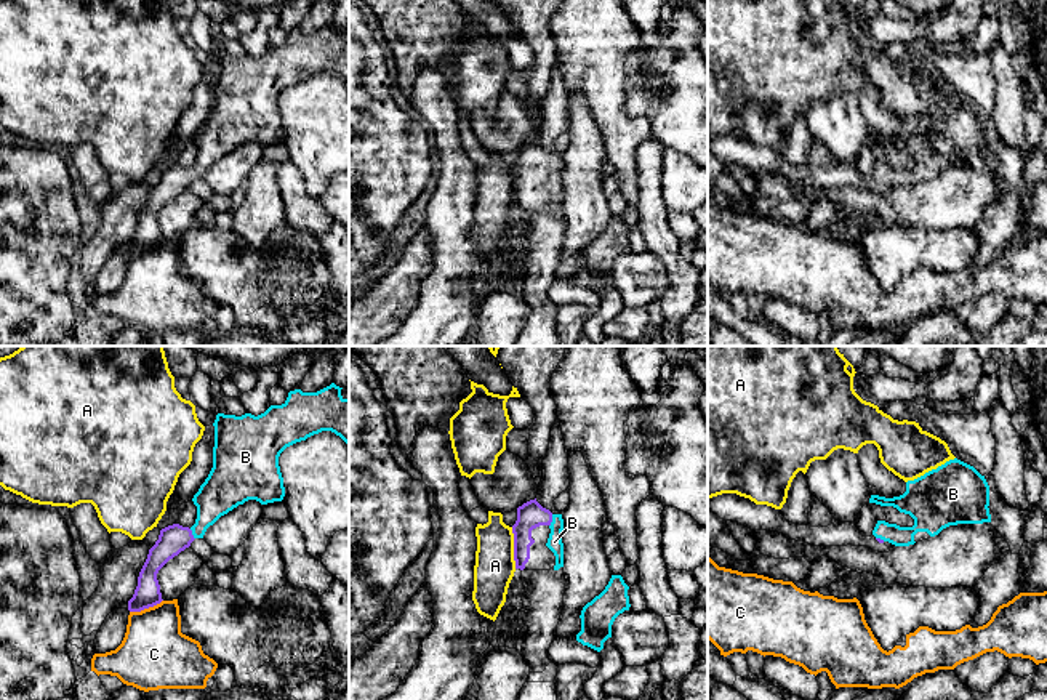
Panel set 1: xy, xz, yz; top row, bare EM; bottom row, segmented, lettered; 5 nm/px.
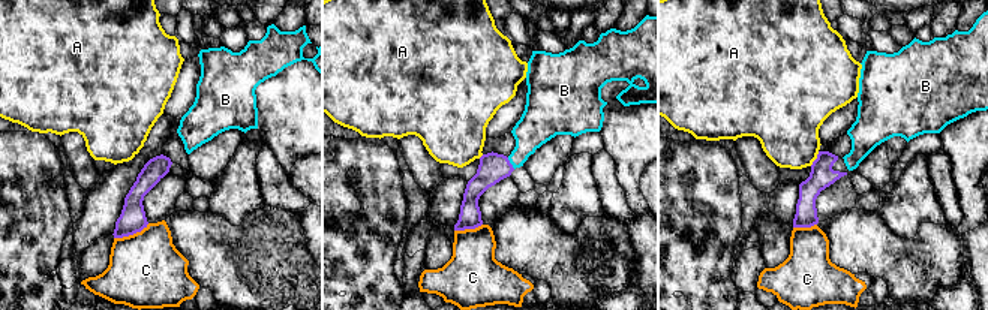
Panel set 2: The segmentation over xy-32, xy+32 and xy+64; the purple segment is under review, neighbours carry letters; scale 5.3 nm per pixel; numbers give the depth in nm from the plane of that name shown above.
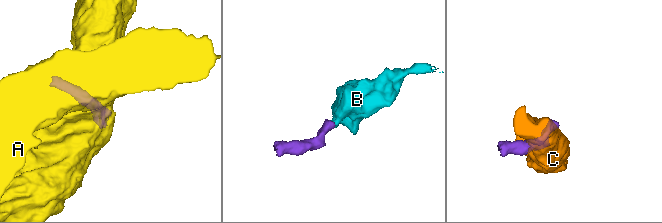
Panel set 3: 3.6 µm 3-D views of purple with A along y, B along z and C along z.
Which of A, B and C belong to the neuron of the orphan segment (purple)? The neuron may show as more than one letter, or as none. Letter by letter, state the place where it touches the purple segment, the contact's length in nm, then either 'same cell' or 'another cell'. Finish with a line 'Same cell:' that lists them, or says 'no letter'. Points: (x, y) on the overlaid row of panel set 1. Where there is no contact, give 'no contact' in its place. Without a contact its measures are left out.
A: xz (514, 548) | 200 nm | another cell
B: xz (551, 521) | 70 nm | same cell
C: xy (146, 607) | 180 nm | another cell
Same cell: B

